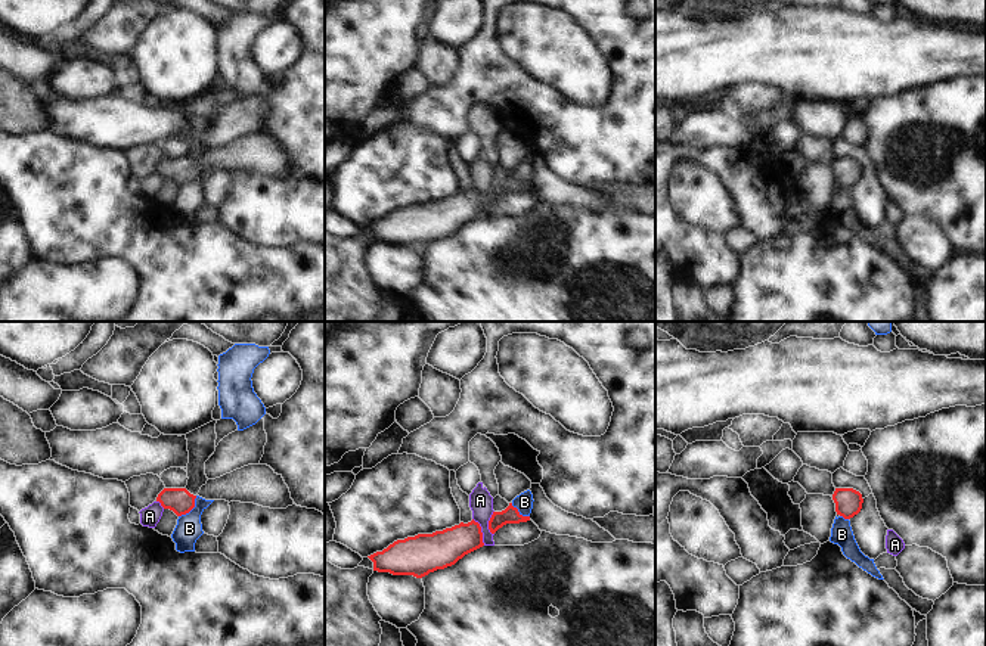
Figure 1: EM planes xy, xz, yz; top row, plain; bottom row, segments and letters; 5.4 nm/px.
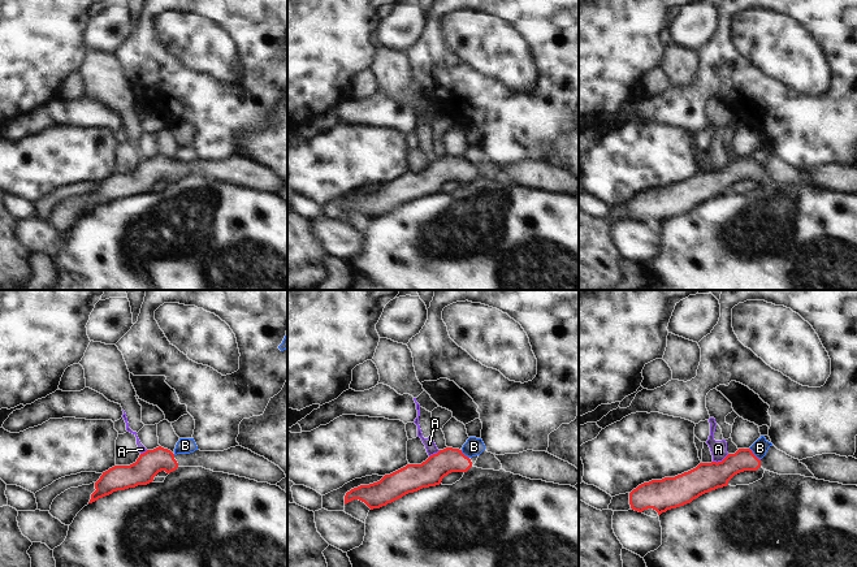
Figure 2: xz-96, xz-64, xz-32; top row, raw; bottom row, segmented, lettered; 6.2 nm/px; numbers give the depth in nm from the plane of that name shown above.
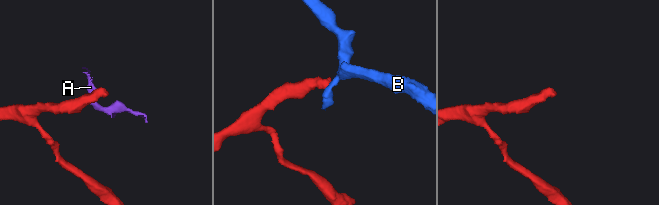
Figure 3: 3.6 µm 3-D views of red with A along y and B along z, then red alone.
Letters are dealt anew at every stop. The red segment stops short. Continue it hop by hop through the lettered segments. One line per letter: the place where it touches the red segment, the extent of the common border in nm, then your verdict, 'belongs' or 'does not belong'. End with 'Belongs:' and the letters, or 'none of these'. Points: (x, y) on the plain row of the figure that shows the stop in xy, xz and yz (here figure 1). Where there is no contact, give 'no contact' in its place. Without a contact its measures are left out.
A: meets red in xz at (480, 201); contact 170 nm long; does not belong
B: meets red in xy at (191, 179); contact 160 nm long; does not belong
Belongs: none of these

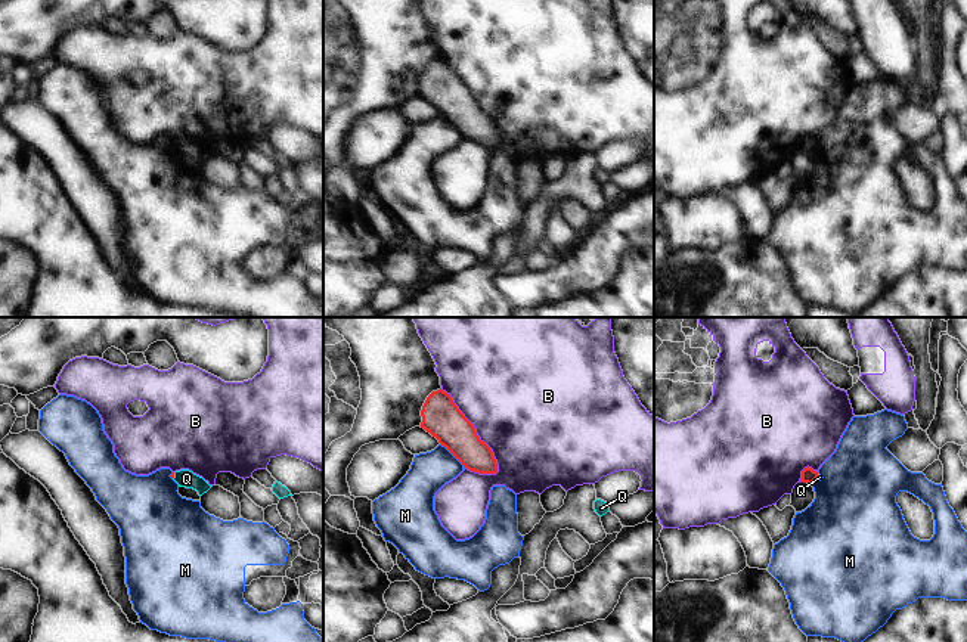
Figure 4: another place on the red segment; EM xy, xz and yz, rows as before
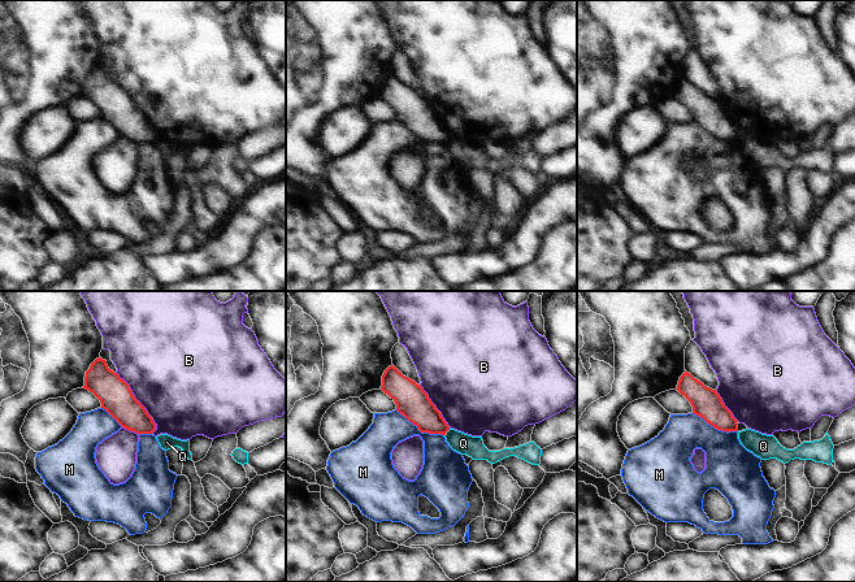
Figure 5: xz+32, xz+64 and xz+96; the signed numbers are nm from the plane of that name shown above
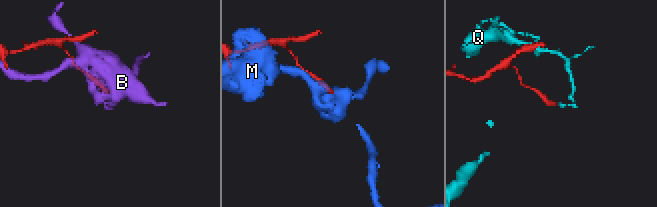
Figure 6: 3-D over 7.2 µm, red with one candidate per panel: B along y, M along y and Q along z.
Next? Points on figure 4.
B: meets red in xz at (474, 101); contact 550 nm long; does not belong
M: meets red in xz at (452, 123); contact 190 nm long; does not belong
Q: meets red in xy at (173, 145); contact 40 nm long; does not belong
Belongs: none of these

